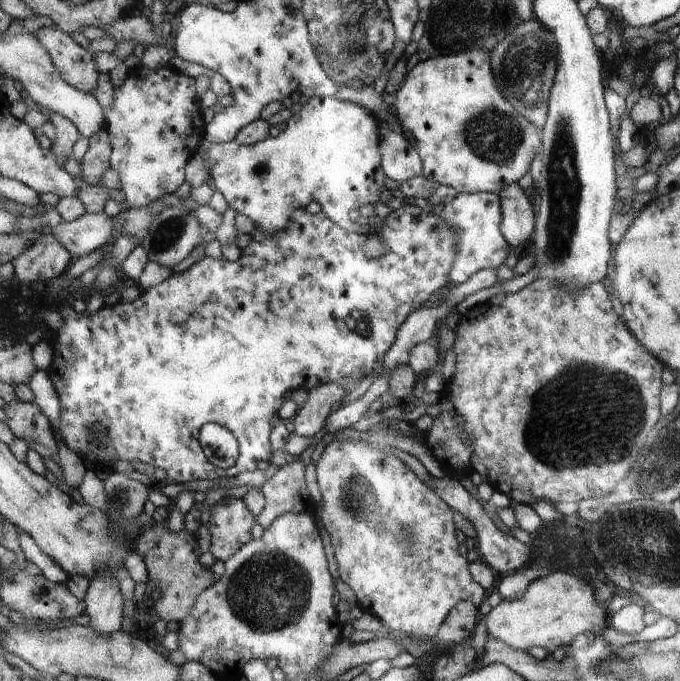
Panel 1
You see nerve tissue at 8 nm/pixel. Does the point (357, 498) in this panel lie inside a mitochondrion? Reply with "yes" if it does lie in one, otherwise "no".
yes

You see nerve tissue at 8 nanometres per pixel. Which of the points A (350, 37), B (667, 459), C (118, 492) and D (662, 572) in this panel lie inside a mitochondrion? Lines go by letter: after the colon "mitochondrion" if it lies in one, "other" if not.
A: mitochondrion
B: mitochondrion
C: mitochondrion
D: mitochondrion

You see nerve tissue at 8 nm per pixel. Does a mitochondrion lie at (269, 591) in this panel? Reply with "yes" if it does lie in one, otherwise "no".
yes

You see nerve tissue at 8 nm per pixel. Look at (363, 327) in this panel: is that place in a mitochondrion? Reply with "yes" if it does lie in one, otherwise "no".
yes

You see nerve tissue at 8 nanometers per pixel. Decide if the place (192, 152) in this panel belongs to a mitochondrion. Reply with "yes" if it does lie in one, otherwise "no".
no

